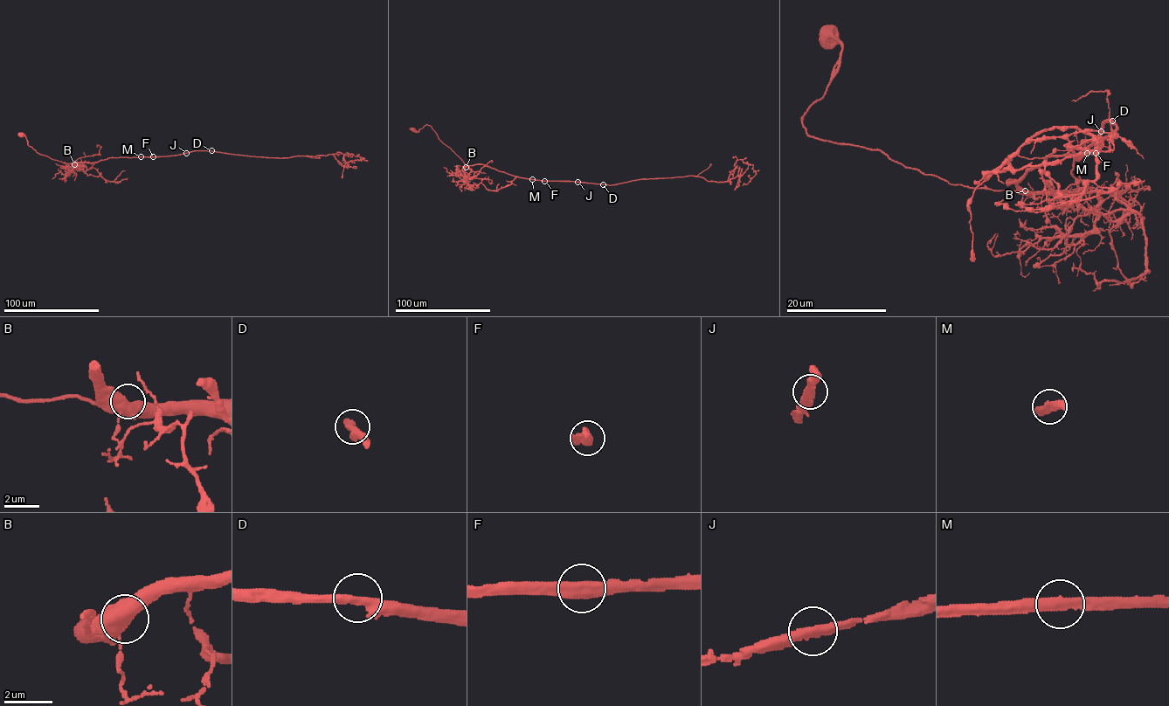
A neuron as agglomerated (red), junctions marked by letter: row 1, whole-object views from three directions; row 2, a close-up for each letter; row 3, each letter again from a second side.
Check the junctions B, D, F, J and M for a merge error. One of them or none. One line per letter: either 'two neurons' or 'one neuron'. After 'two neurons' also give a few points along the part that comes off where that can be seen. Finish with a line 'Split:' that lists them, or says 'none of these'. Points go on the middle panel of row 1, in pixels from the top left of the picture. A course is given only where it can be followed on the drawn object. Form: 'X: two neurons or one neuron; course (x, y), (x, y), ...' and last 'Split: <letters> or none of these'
B: one neuron
D: one neuron
F: one neuron
J: one neuron
M: one neuron
Split: none of these

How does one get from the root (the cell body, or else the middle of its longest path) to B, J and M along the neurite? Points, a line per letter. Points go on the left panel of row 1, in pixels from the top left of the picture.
B: (22, 134), (28, 144), (38, 154), (74, 164)
J: (22, 134), (28, 144), (38, 154), (72, 164), (111, 157), (169, 156), (187, 153)
M: (22, 134), (28, 144), (37, 152), (64, 162), (74, 164), (111, 157), (141, 156)

